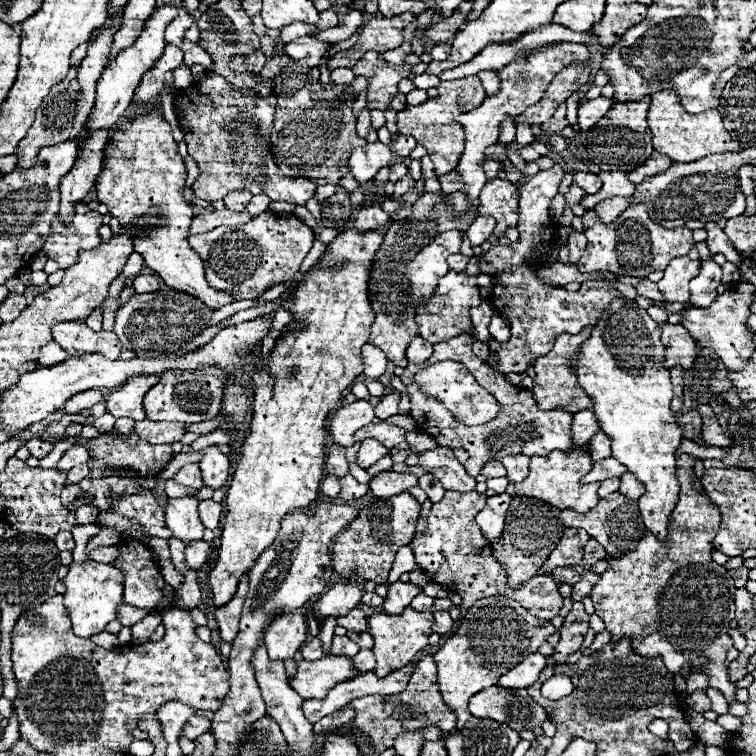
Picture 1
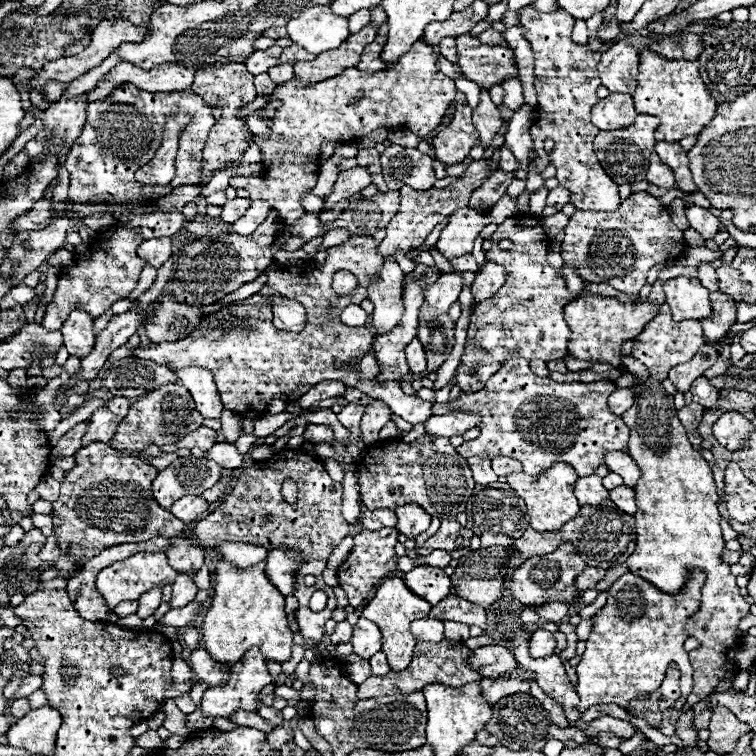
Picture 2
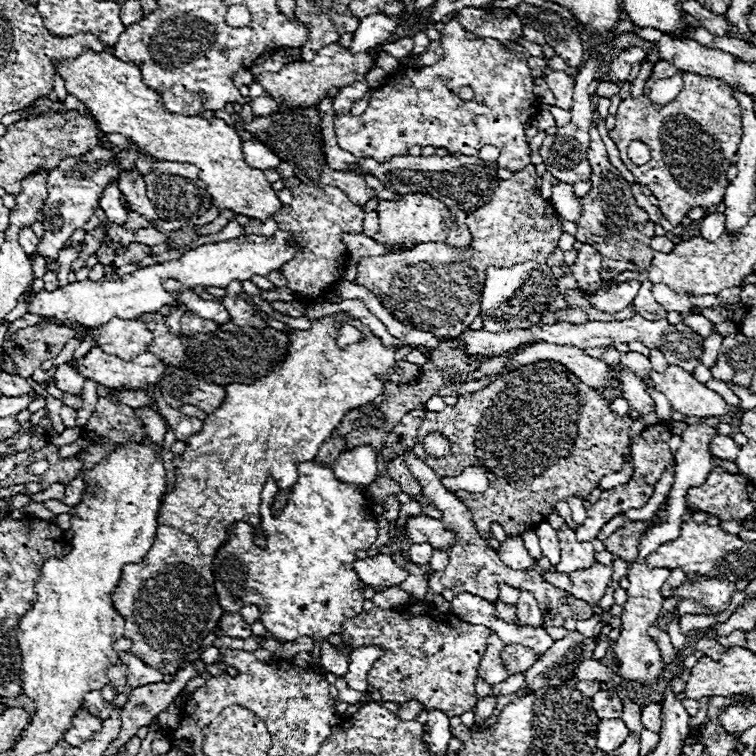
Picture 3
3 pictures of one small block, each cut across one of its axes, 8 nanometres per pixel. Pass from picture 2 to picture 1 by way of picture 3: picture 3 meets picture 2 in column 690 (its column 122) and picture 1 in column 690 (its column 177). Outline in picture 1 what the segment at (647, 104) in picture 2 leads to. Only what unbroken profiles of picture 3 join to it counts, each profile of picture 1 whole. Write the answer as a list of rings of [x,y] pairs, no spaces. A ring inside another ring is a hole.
[[[672,90],[652,94],[652,102],[648,110],[648,124],[652,130],[654,150],[660,154],[666,154],[674,162],[694,162],[716,152],[740,152],[738,142],[732,140],[730,134],[724,130],[722,116],[718,110],[708,110],[702,114],[688,114],[680,104],[678,94]]]

